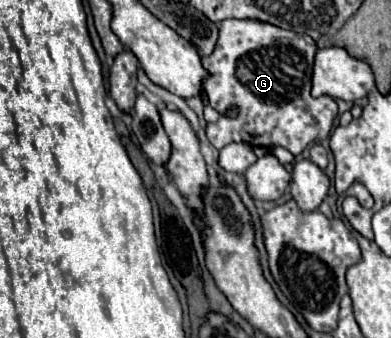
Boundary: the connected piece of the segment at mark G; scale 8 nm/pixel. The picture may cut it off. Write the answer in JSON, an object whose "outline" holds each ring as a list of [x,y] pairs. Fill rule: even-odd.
{"outline":[[[223,20],[213,54],[201,58],[207,72],[203,92],[209,104],[221,110],[219,120],[205,128],[209,142],[215,148],[237,140],[261,148],[283,146],[297,156],[307,144],[327,138],[337,116],[337,104],[331,96],[321,96],[319,100],[311,96],[315,50],[317,46],[309,36],[299,36],[267,22]],[[231,104],[239,106],[237,118],[223,116],[223,110]]]}

